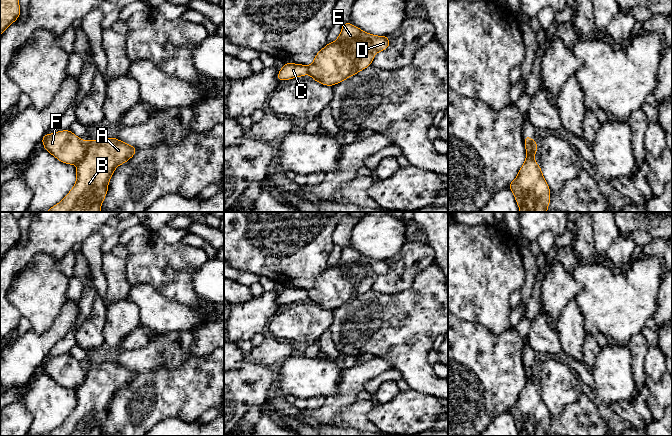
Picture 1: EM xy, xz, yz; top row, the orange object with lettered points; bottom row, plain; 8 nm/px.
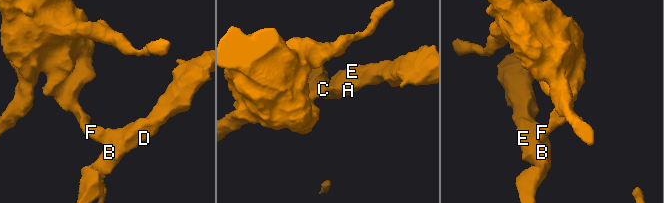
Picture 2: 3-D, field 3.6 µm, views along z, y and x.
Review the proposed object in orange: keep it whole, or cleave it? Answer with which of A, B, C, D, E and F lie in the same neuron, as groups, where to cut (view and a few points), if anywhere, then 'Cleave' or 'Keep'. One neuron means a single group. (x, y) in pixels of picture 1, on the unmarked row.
Groups: A B D E / C F. Split along xy (84, 365), (85, 372), (82, 381). Cleave

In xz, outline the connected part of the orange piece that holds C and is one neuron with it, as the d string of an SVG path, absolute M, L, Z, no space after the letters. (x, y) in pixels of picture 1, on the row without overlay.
M284 287L282 293L277 299L277 303L289 304L308 298L308 292L302 288Z

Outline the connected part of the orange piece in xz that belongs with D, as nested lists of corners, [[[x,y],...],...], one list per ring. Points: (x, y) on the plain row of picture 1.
[[[351,247],[342,248],[342,254],[333,267],[328,267],[308,290],[308,298],[323,309],[333,310],[371,289],[375,278],[389,271],[387,260],[375,260],[364,256]]]

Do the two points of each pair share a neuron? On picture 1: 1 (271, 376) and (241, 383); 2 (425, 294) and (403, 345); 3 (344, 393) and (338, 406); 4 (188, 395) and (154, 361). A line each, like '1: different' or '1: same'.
1: same
2: same
3: same
4: different

